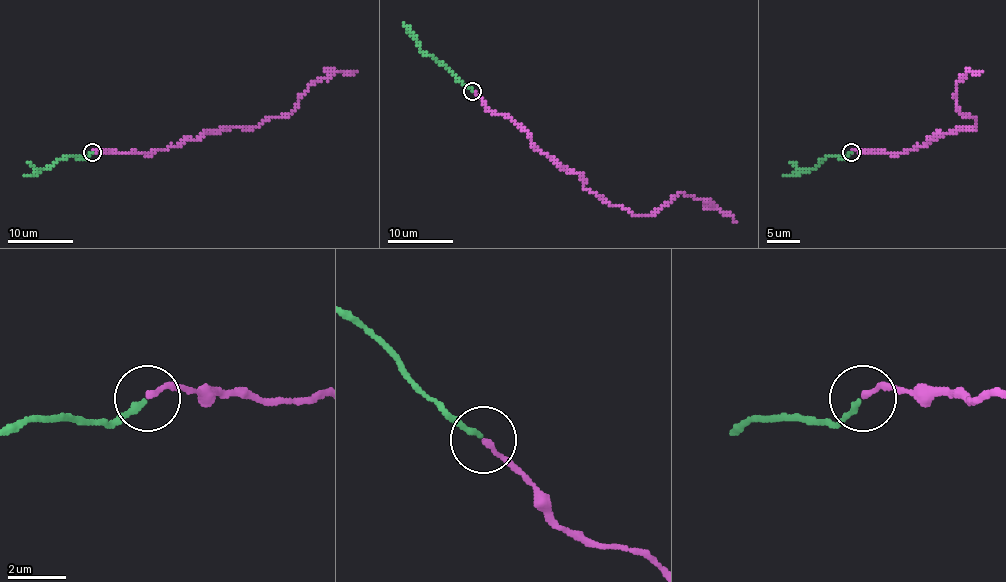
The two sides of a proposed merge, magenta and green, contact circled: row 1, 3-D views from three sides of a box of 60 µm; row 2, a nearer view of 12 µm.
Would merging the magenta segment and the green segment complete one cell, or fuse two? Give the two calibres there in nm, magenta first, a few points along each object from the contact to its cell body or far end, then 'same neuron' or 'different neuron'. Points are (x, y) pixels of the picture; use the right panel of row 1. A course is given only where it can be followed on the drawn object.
170 nm thick on the magenta side, 190 nm on the other; magenta runs (851, 152), (901, 153), (949, 132), (973, 129), (975, 118), (957, 108), (955, 85), (967, 72), (983, 72); green runs (851, 152), (846, 157), (826, 157), (812, 170), (782, 175); same neuron

